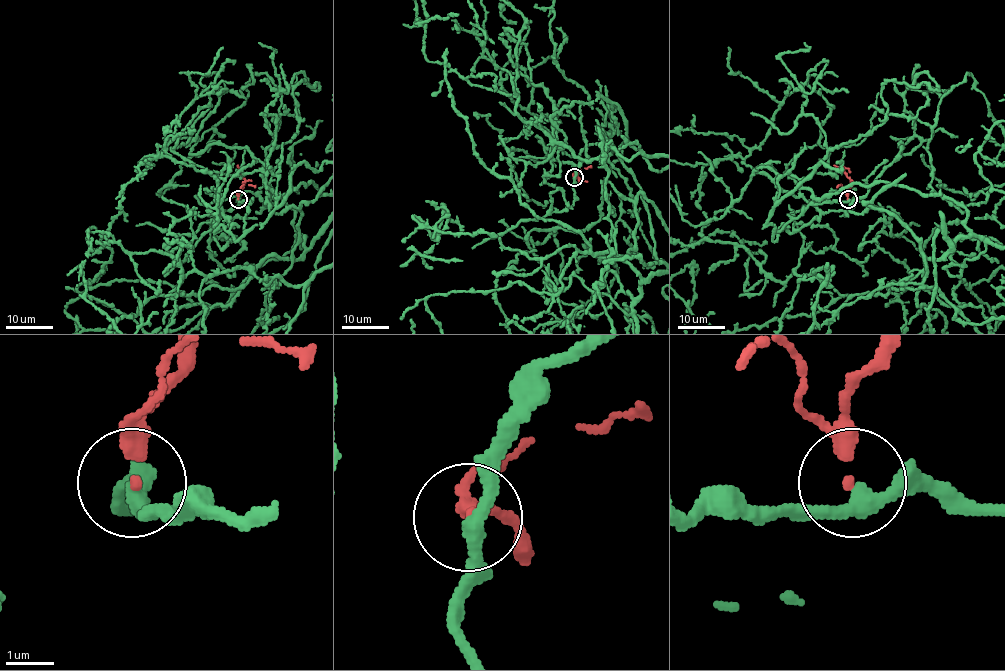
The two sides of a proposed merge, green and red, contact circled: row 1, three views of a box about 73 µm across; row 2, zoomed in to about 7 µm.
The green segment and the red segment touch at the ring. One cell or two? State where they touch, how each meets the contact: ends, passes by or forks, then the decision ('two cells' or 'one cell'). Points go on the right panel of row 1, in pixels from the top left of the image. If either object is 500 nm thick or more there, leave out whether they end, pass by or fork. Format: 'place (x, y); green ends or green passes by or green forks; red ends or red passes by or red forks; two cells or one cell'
place (848, 199); green passes by; red ends; two cells

